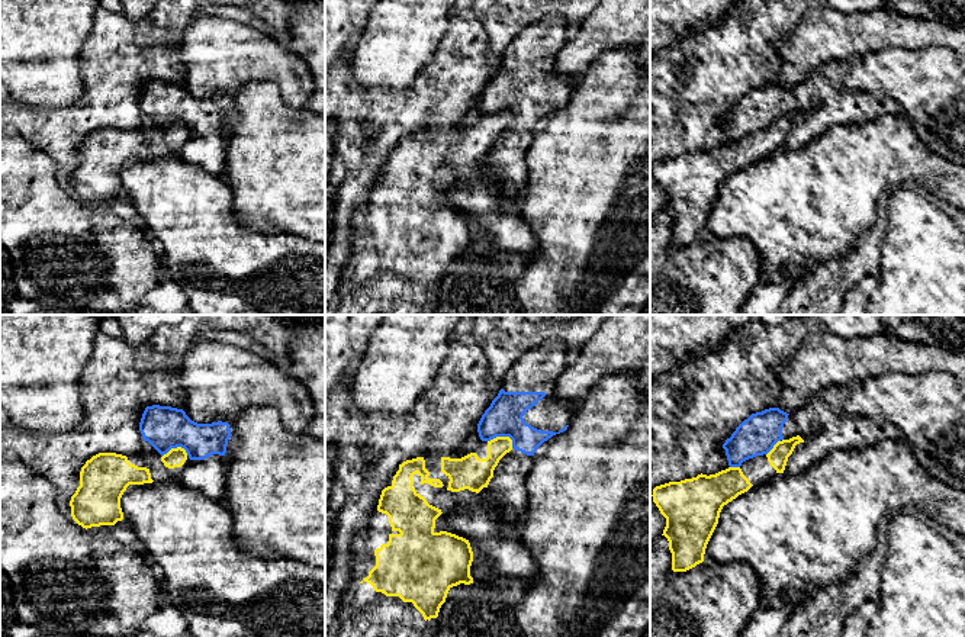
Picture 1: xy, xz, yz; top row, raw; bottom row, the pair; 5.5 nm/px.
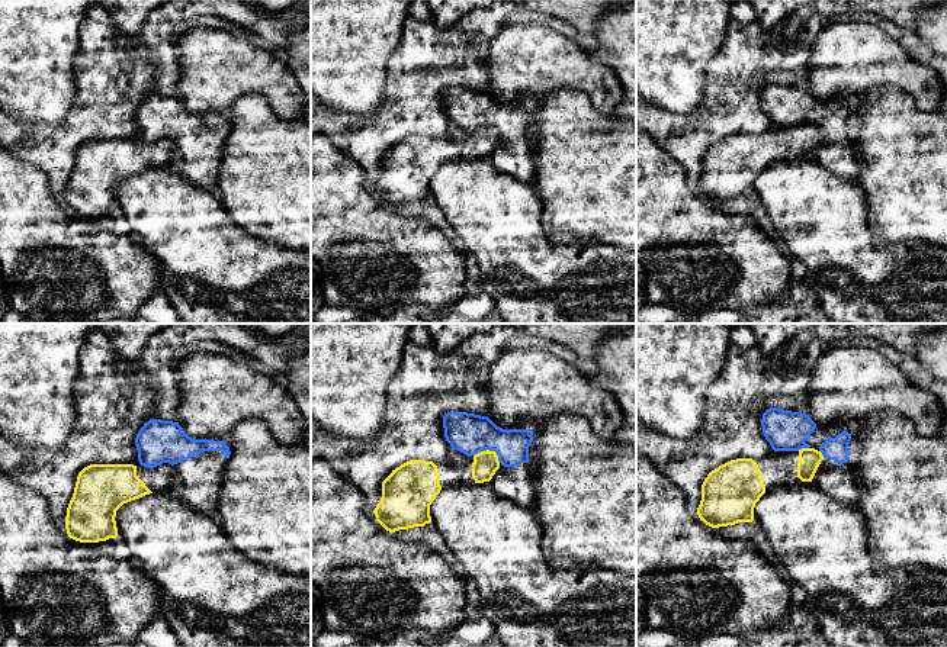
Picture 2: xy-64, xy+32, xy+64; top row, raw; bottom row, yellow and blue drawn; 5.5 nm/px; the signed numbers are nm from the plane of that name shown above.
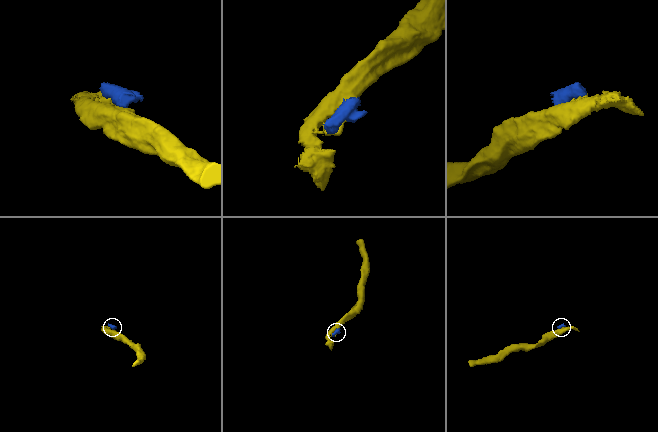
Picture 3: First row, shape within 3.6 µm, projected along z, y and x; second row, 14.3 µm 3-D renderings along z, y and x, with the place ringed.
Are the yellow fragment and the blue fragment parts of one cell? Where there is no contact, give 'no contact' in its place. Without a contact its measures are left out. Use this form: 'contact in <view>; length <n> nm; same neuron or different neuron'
contact in xz; length 150 nm; different neuron

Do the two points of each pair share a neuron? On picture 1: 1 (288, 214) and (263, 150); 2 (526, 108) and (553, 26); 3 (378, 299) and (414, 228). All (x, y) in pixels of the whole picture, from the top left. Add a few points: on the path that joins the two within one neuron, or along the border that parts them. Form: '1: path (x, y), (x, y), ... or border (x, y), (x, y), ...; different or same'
1: path (288, 198), (288, 174), (279, 166); same
2: path (527, 87), (527, 64), (537, 47); same
3: path (395, 282), (409, 264), (414, 245); same

